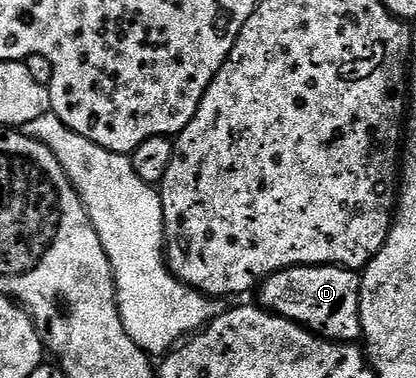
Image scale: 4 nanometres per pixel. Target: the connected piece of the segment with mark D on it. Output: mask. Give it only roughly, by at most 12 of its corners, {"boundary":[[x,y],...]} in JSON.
{"boundary":[[292,266],[260,305],[330,342],[361,333],[361,280],[345,266]]}

